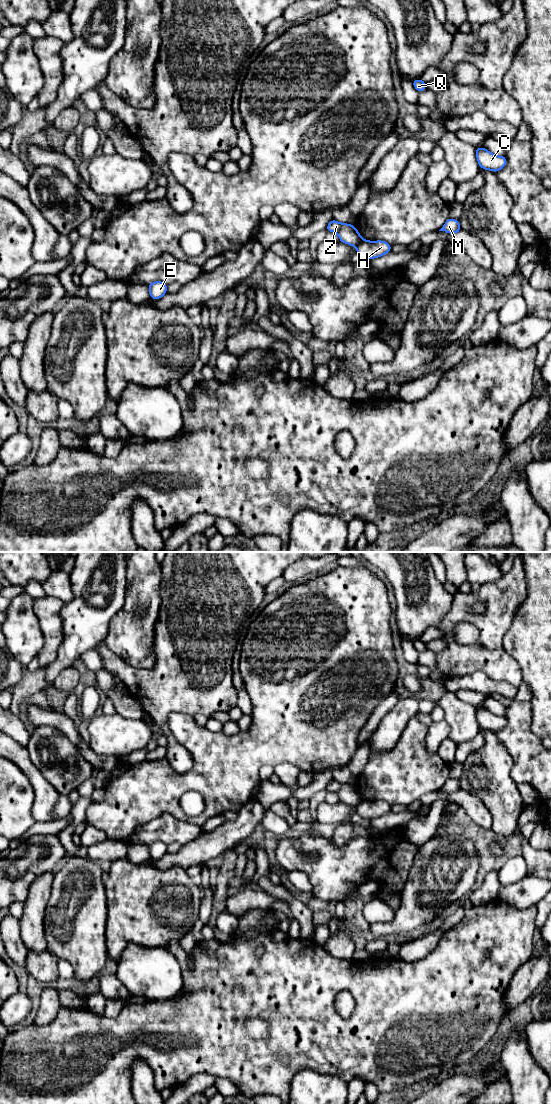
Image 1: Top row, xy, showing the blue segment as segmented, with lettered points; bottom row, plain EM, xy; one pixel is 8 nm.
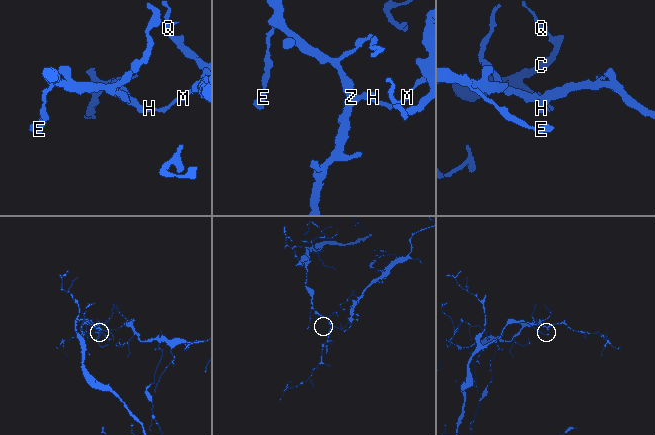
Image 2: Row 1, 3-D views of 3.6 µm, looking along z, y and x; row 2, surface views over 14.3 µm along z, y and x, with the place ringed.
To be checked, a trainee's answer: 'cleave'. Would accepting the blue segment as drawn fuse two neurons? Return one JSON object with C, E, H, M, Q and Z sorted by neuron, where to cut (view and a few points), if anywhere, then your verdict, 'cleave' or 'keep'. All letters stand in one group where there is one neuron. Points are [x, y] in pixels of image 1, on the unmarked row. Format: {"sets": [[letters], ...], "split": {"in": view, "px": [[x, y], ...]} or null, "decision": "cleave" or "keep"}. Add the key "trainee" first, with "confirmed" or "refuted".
{"trainee": "confirmed", "sets": [["C", "H", "M", "Q"], ["E", "Z"]], "split": {"in": "xy", "px": [[362, 799], [356, 806]]}, "decision": "cleave"}

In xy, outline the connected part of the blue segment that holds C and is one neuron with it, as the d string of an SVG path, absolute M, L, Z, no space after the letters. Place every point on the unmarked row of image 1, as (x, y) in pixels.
M479 706L476 707L476 718L481 729L490 730L493 732L500 731L507 724L507 719L504 715L495 715L486 708Z

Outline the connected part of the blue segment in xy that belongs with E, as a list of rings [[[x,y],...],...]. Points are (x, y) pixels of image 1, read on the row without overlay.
[[[155,841],[148,844],[150,858],[157,860],[162,858],[167,853],[168,845],[162,841]]]

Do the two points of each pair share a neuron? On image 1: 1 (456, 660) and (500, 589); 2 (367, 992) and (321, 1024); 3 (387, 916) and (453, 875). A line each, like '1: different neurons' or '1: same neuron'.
1: same neuron
2: same neuron
3: different neurons

